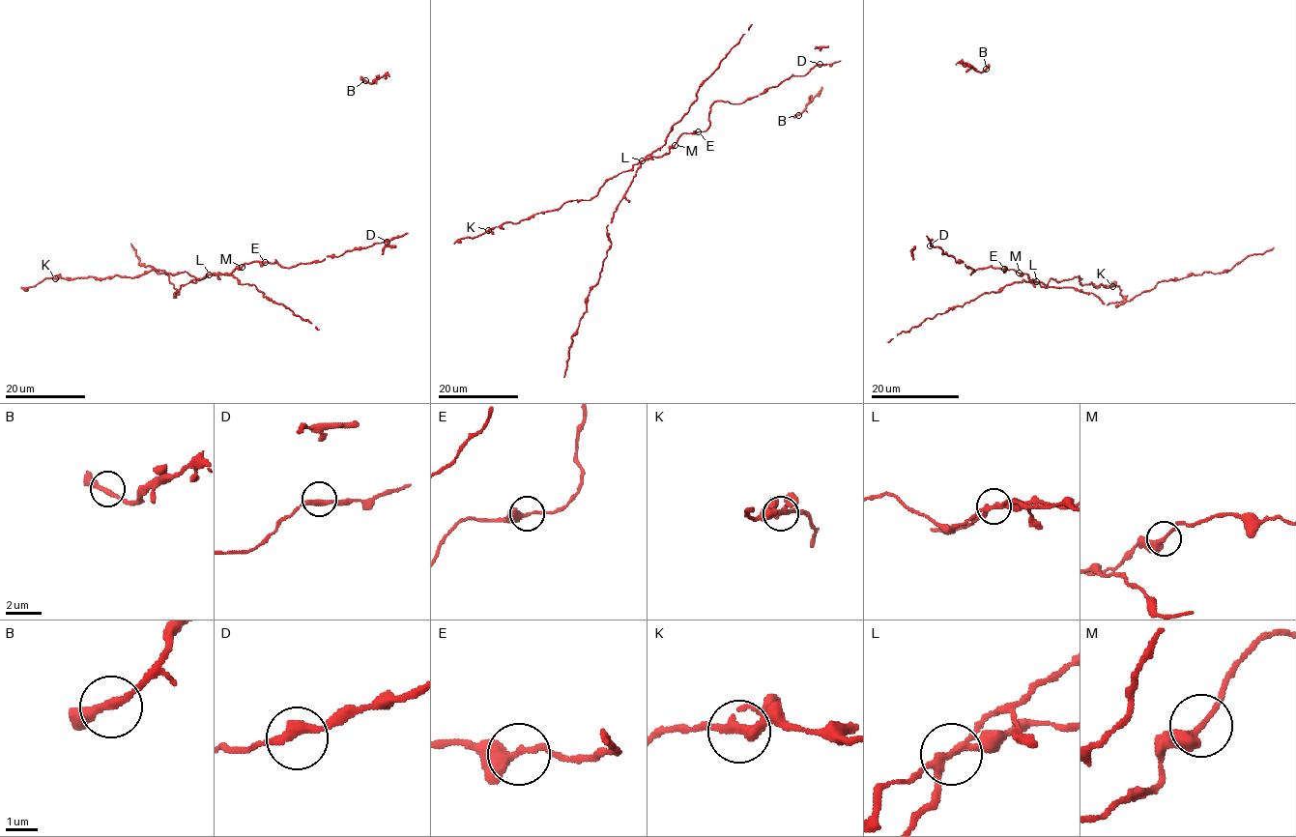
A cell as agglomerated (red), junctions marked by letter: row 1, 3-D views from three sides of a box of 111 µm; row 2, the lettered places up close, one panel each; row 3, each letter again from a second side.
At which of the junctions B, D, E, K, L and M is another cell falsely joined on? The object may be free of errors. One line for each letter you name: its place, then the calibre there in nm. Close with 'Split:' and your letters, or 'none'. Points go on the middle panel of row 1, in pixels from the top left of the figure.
Split: none

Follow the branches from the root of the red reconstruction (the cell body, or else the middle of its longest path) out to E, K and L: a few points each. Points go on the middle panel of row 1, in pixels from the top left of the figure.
E: (709, 124), (706, 129), (698, 131)
K: (709, 124), (704, 131), (682, 133), (669, 153), (645, 158), (609, 178), (590, 200), (567, 201), (488, 230)
L: (709, 124), (704, 131), (682, 133), (669, 153), (643, 160)

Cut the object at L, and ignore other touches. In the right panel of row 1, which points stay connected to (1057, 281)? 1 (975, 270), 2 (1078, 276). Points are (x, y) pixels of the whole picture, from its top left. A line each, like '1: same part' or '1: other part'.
1: same part
2: same part

